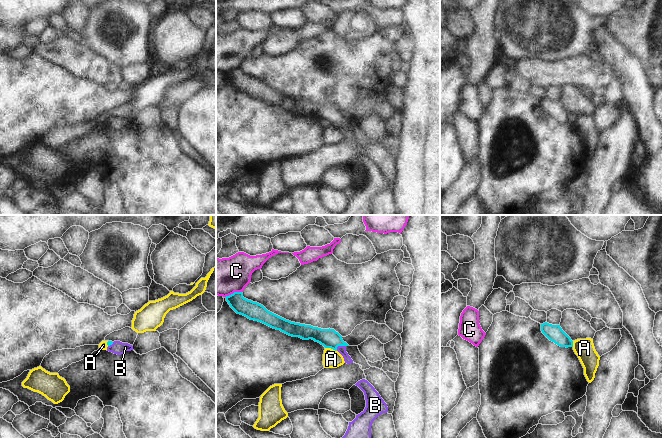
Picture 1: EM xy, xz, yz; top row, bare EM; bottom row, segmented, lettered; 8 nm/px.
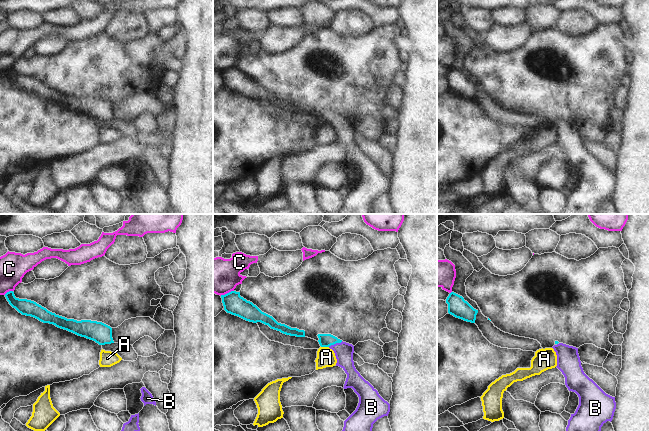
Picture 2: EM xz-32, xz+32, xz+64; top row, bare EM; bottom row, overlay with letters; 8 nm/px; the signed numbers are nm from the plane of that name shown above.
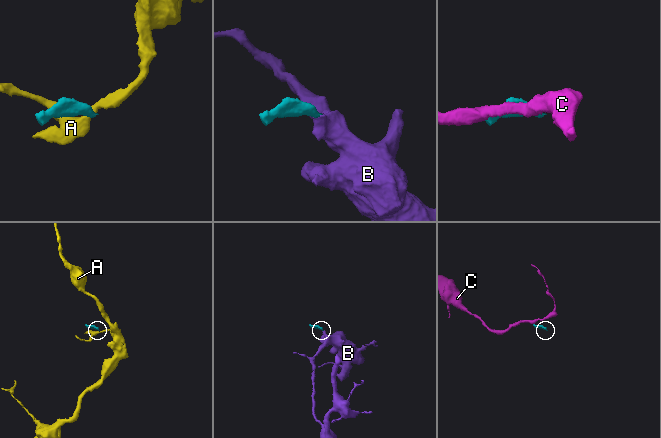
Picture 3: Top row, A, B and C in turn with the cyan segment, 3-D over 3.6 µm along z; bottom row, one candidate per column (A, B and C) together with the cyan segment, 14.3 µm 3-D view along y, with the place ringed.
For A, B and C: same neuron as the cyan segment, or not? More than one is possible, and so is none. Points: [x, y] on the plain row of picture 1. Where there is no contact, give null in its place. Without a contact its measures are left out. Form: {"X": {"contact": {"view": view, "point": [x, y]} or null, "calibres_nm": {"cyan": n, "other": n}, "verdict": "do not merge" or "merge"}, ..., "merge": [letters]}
{"A": {"contact": {"view": "xz", "point": [330, 123]}, "calibres_nm": {"cyan": 160, "other": 140}, "verdict": "do not merge"}, "B": {"contact": {"view": "xz", "point": [340, 121]}, "calibres_nm": {"cyan": 160, "other": 60}, "verdict": "merge"}, "C": {"contact": {"view": "xz", "point": [233, 69]}, "calibres_nm": {"cyan": 140, "other": 300}, "verdict": "do not merge"}, "merge": ["B"]}

